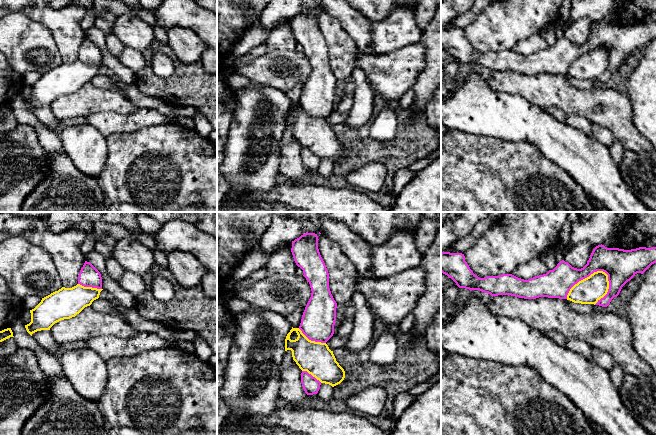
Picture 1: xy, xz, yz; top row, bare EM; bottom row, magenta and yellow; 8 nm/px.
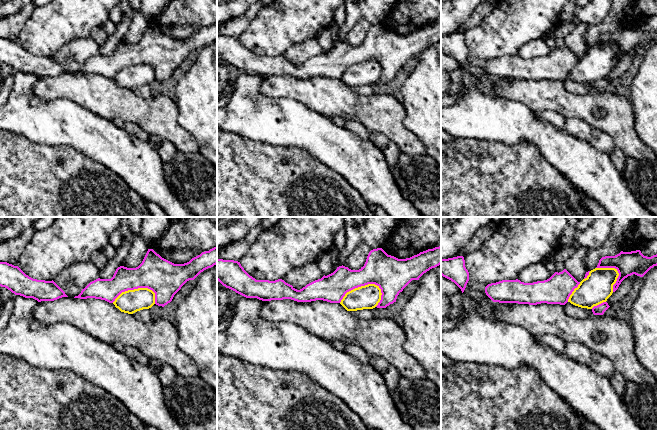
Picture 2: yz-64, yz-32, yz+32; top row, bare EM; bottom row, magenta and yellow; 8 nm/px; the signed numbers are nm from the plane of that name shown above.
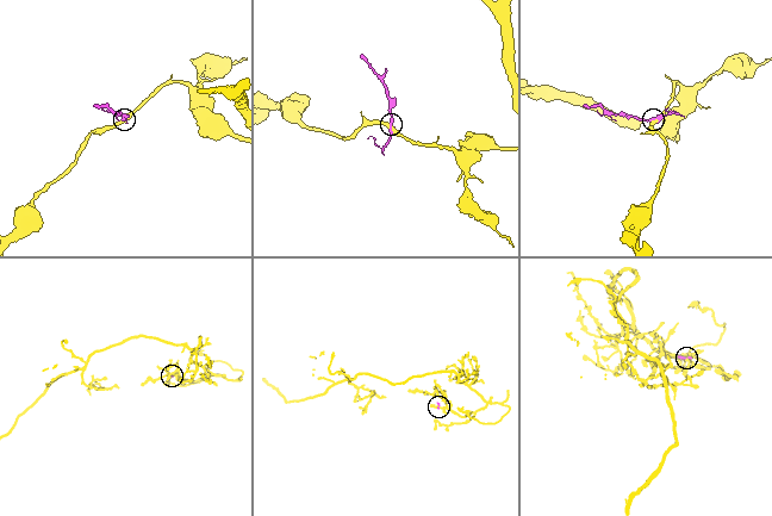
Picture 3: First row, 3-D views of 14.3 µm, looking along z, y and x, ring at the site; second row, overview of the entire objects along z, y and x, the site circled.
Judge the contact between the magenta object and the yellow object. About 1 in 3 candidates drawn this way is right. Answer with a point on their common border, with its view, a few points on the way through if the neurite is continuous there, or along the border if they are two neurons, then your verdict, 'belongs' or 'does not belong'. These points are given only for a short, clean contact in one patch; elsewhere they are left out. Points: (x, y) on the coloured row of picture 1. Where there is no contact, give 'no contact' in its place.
yz (584, 278) | does not belong

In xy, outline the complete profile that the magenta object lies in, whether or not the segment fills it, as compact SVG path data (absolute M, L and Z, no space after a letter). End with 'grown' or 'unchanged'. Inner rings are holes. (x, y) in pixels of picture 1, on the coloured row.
M85 261L78 276L78 284L84 287L102 289L101 274L90 262Z; unchanged

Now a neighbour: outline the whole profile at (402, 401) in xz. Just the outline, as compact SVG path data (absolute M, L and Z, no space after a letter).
M407 393L399 394L393 400L393 412L390 418L395 422L404 411L415 401L417 396L409 395Z

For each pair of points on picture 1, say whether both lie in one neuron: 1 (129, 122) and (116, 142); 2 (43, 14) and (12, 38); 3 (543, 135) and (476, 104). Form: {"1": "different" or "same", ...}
{"1": "different", "2": "different", "3": "same"}

